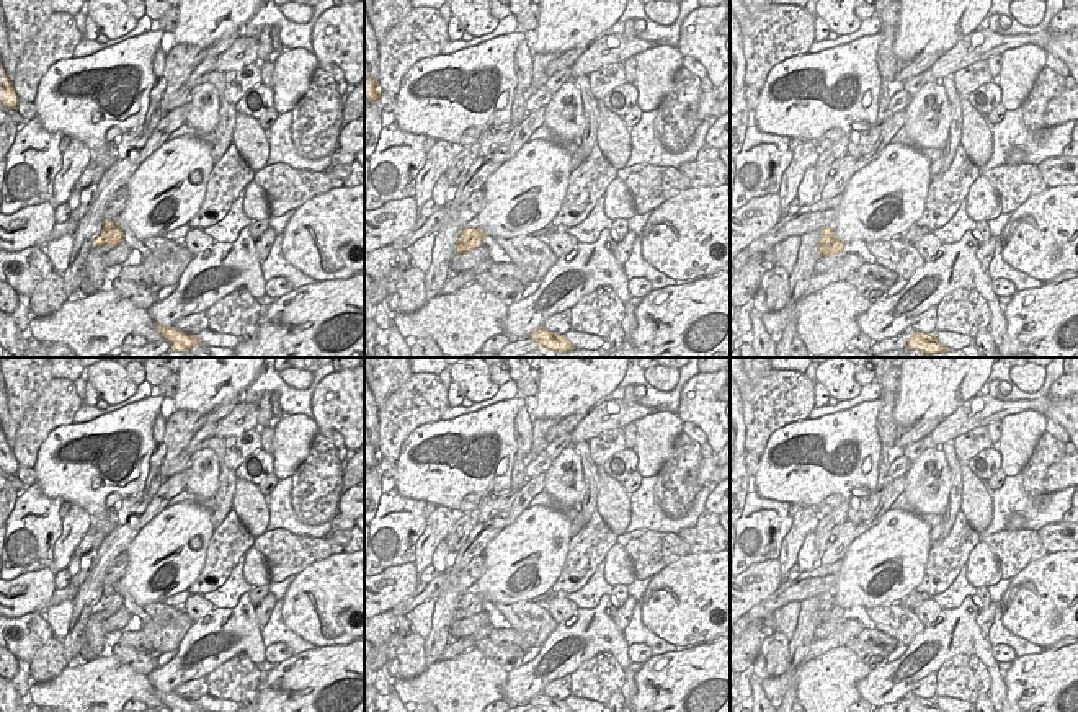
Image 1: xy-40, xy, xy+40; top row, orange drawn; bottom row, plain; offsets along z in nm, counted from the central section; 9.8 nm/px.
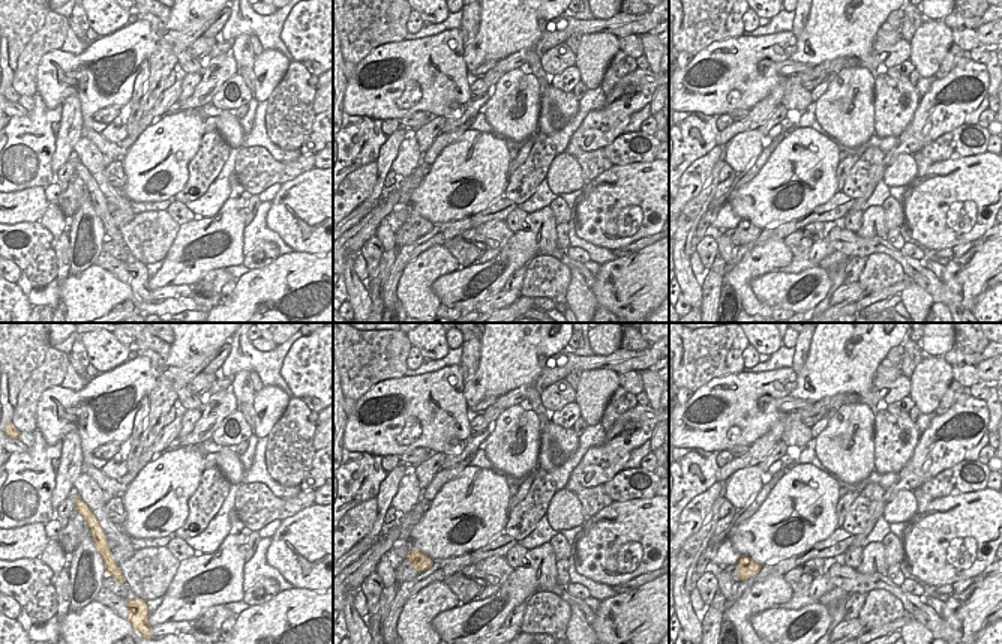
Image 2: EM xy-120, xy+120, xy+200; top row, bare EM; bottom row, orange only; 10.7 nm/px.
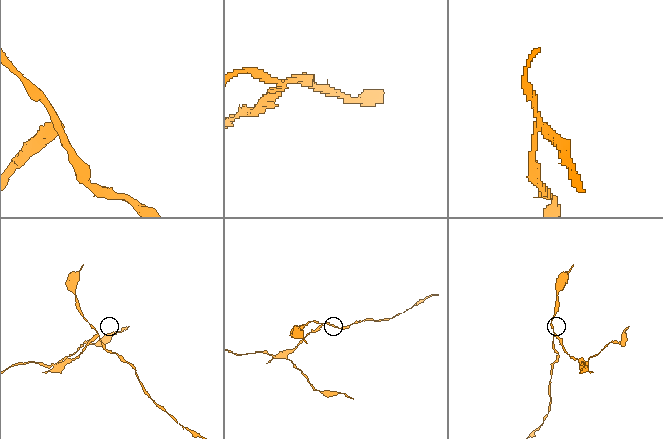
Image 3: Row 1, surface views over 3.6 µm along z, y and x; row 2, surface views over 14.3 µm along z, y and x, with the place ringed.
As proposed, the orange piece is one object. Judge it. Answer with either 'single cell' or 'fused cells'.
fused cells

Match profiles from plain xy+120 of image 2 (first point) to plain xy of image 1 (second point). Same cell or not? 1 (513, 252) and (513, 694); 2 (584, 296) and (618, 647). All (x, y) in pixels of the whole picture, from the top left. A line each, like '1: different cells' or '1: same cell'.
1: same cell
2: same cell

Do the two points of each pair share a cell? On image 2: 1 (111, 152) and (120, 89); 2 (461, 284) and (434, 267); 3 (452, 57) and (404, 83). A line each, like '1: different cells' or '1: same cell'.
1: same cell
2: different cells
3: same cell

